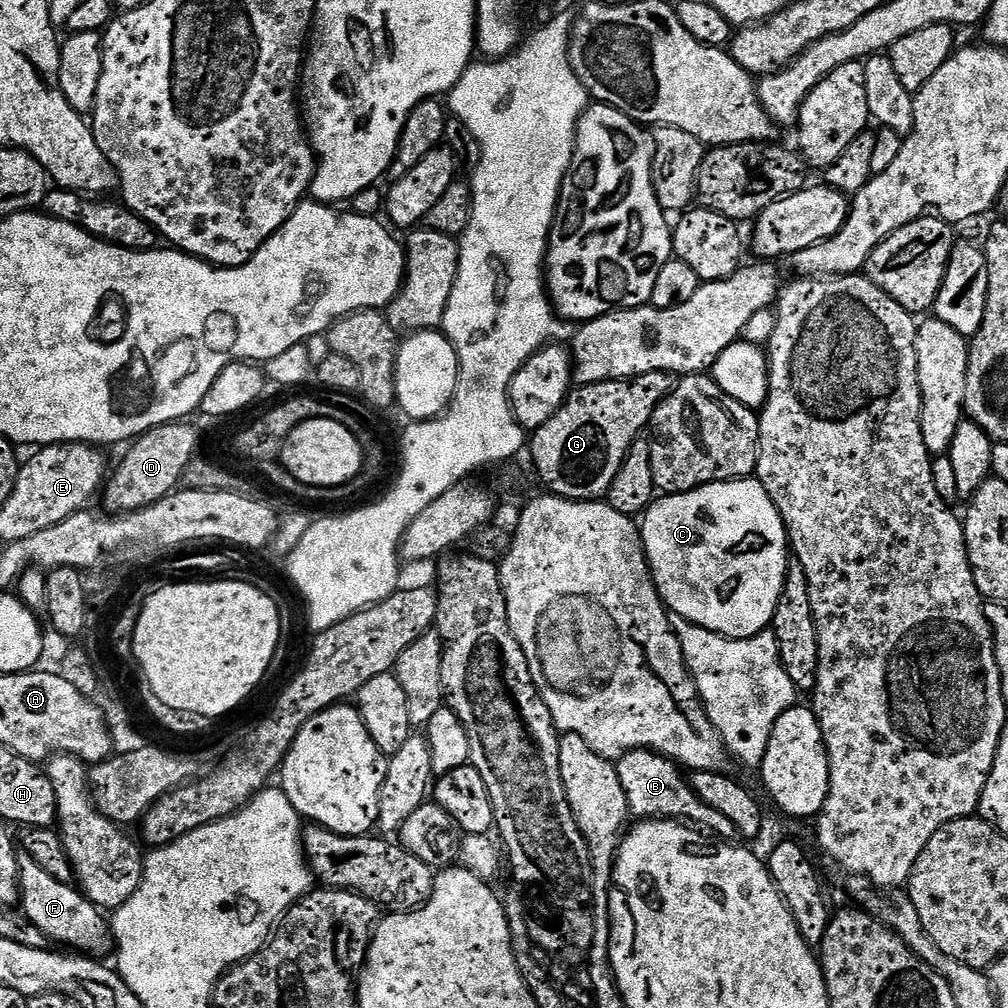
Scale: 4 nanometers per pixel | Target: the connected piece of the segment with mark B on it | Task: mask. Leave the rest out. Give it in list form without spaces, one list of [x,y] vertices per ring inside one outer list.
[[[637,750],[621,756],[615,761],[615,766],[618,770],[618,782],[622,782],[622,790],[626,790],[628,810],[633,817],[678,820],[699,826],[709,833],[717,832],[712,834],[728,842],[737,839],[734,822],[730,822],[730,818],[724,817],[723,814],[718,814],[714,806],[703,804],[692,791],[689,781],[680,777],[681,769],[668,757],[651,750]]]

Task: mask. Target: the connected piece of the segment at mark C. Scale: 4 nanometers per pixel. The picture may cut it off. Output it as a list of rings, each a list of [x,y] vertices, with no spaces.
[[[755,478],[723,480],[717,484],[703,484],[700,488],[695,488],[689,492],[661,495],[648,507],[648,511],[643,513],[642,535],[644,538],[644,553],[648,556],[652,580],[655,582],[658,594],[669,613],[686,618],[691,624],[697,624],[731,640],[749,640],[750,637],[758,635],[759,632],[765,631],[771,625],[779,599],[782,598],[784,583],[787,582],[790,545],[788,543],[788,531],[784,529],[782,518],[774,506],[770,494],[766,494],[766,490],[759,480]]]

